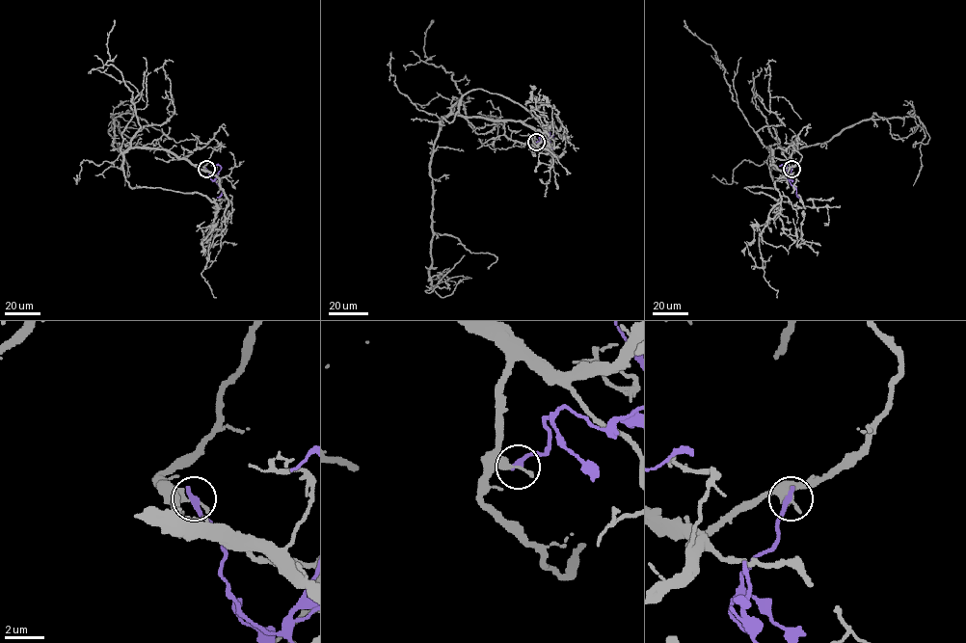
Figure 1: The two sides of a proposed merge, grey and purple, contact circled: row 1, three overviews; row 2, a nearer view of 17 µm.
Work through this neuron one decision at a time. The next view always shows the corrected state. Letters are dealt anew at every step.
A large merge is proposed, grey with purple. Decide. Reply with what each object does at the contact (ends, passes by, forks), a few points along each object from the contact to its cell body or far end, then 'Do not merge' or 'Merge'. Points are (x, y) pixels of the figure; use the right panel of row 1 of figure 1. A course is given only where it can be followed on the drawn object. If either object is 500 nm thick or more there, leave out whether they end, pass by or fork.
At the ring grey ends. At the ring purple ends. Course of grey: (791, 169), (780, 171), (767, 147), (774, 186), (744, 188), (779, 201), (796, 245), (819, 243). Course of purple: (791, 168), (787, 178), (789, 180), (787, 167), (779, 166). Do not merge

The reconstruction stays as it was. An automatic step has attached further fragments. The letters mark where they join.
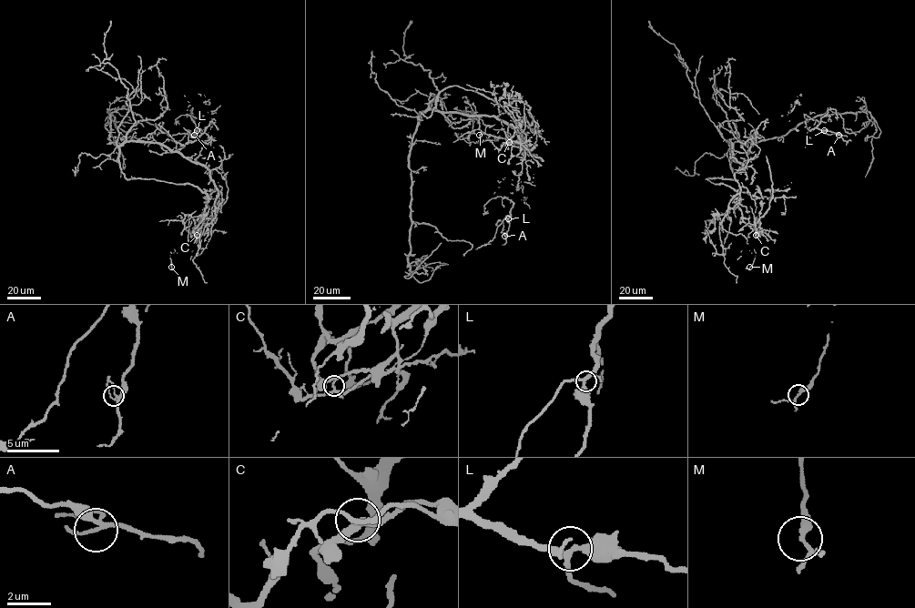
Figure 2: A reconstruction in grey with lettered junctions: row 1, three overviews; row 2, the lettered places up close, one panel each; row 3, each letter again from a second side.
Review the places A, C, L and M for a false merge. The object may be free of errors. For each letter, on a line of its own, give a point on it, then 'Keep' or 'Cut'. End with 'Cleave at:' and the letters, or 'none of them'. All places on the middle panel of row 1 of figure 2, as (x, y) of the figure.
A: Place: (504, 236). Keep
C: Place: (509, 142). Cut
L: Place: (508, 218). Keep
M: Place: (479, 135). Keep
Cleave at: C

